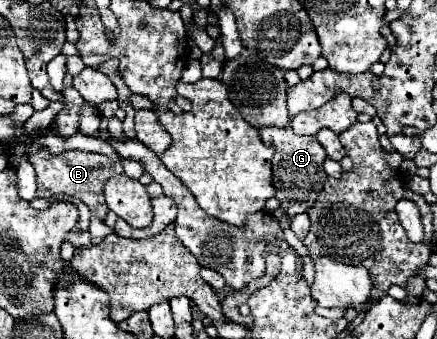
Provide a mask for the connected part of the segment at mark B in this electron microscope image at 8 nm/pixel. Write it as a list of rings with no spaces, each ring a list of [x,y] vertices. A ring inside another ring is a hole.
[[[41,147],[35,153],[29,153],[27,159],[37,173],[37,197],[51,197],[55,193],[67,193],[67,195],[79,197],[89,207],[91,215],[105,221],[109,207],[103,201],[103,185],[113,175],[123,173],[123,167],[117,161],[111,161],[109,157],[103,157],[103,155],[85,153],[85,151],[63,151],[59,155],[51,155],[45,147]]]

